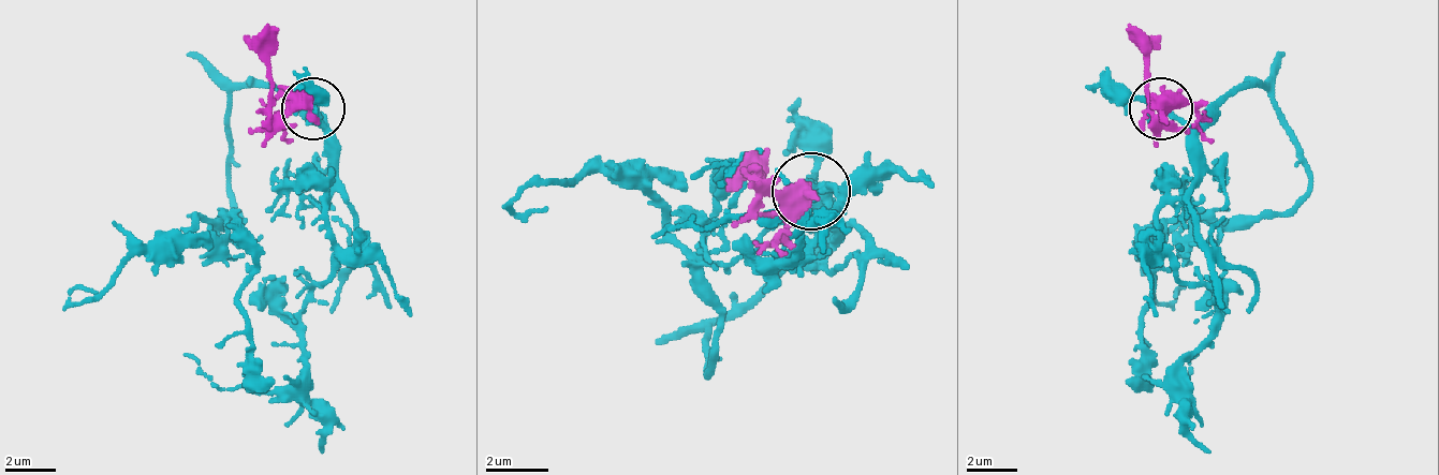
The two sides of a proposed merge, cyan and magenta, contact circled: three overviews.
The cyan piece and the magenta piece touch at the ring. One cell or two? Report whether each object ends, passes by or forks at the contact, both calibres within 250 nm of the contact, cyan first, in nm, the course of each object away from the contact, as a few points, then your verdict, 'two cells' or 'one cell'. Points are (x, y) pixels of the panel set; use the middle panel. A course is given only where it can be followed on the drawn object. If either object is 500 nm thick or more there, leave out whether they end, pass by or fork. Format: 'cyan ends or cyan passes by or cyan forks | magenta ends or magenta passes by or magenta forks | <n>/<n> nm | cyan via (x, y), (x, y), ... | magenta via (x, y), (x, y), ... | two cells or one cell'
cyan forks | magenta forks | 180/380 nm | cyan via (809, 193), (825, 232), (716, 317), (707, 372), (707, 279), (669, 217), (590, 169), (513, 208), (544, 208) | magenta via (809, 193), (778, 193), (754, 169), (771, 146) | one cell

